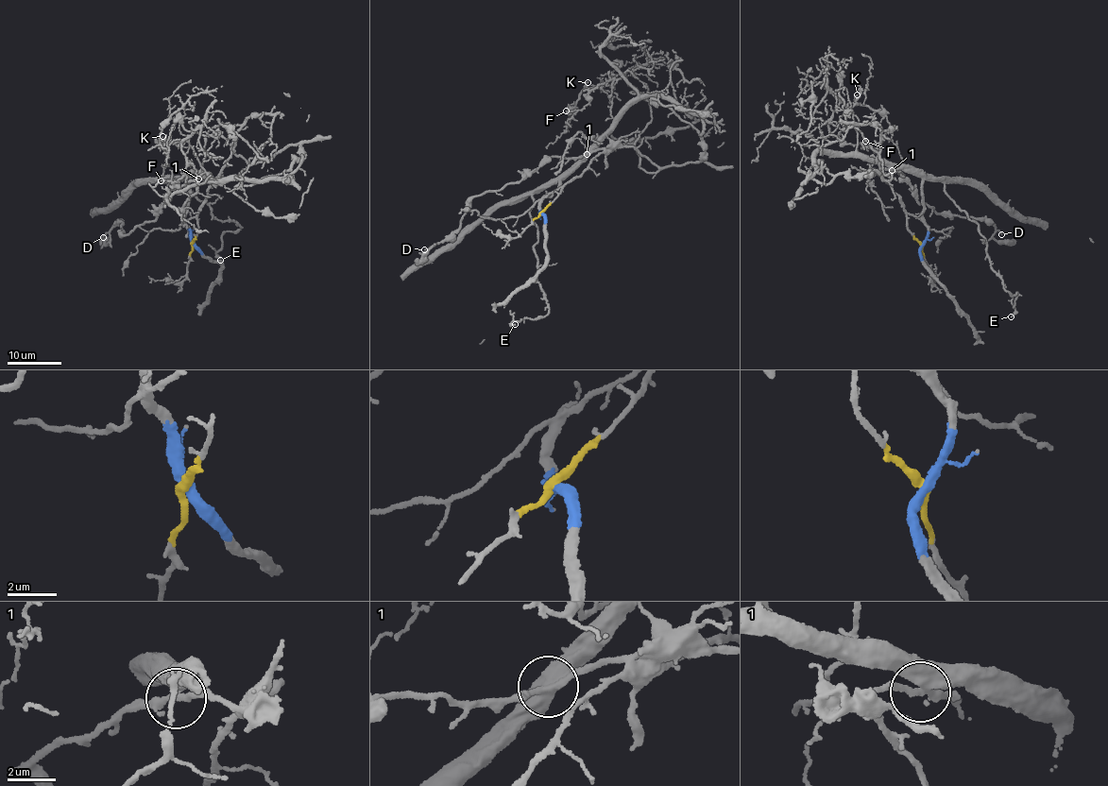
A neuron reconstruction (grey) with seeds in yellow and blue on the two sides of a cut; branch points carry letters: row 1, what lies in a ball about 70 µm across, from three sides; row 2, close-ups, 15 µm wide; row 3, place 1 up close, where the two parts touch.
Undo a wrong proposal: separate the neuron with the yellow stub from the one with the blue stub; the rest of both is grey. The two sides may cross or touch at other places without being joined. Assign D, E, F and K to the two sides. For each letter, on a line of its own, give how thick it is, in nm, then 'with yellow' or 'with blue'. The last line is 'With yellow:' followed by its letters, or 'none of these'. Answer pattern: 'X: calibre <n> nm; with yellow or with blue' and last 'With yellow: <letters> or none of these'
D: calibre 170 nm; with yellow
E: calibre 200 nm; with blue
F: calibre 130 nm; with yellow
K: calibre 130 nm; with yellow
With yellow: D, F, K

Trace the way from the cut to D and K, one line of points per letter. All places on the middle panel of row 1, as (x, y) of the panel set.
D: (541, 213), (603, 151), (549, 158), (522, 179), (480, 194), (471, 199), (459, 228), (424, 249)
K: (541, 213), (599, 153), (634, 143), (651, 120), (650, 104), (630, 87), (627, 72), (601, 87), (588, 82)

